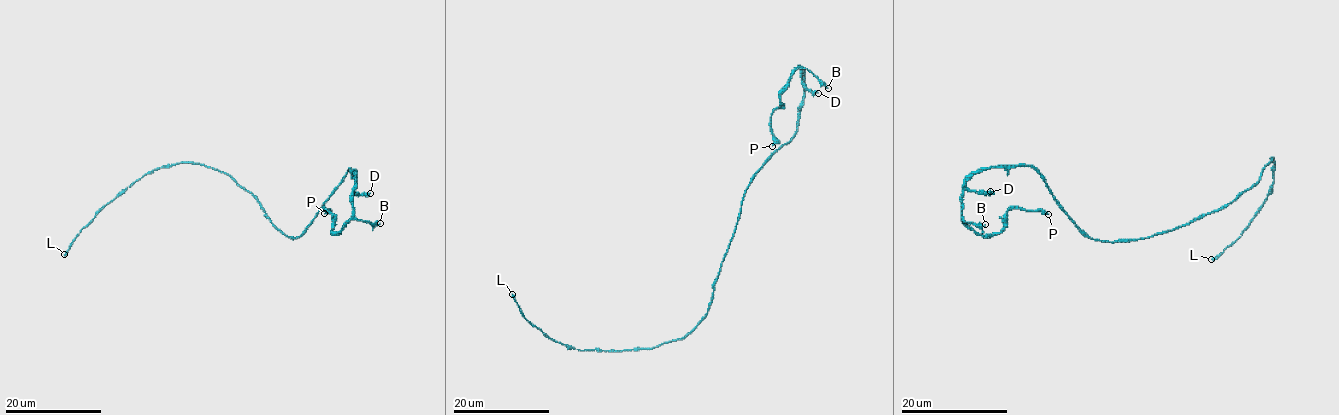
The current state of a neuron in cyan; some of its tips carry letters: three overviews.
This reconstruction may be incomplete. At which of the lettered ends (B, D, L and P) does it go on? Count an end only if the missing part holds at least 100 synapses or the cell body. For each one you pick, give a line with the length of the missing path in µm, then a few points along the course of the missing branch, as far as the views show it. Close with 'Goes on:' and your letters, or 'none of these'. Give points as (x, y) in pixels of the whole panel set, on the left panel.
L: about 180 µm are missing
Goes on: L

